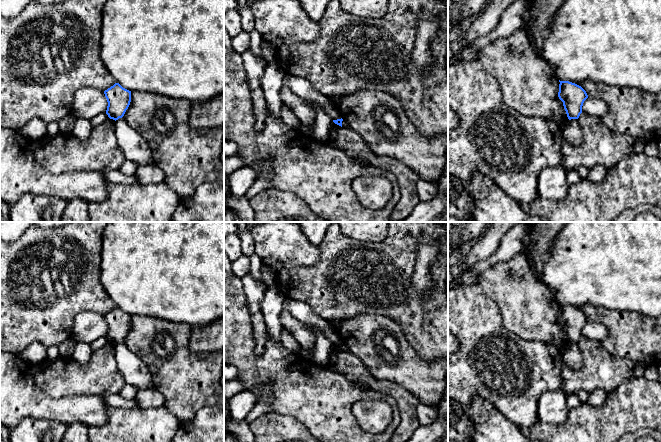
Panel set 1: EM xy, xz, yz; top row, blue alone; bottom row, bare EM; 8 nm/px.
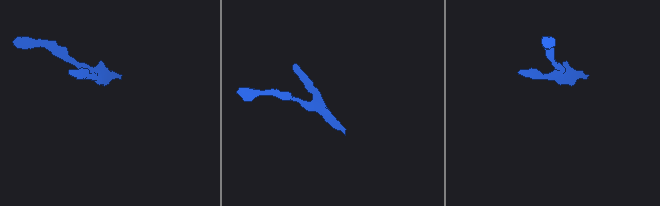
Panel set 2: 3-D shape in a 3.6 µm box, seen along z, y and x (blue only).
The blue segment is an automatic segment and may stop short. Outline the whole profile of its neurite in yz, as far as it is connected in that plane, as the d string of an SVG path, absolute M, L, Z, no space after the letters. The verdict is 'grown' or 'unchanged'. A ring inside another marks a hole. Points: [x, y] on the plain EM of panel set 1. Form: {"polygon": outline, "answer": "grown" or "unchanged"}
{"polygon": "M560 304L559 306L558 321L563 326L568 343L578 343L583 327L588 322L586 315L575 307Z", "answer": "unchanged"}

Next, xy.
{"polygon": "M119 307L104 315L108 326L106 338L110 343L122 342L131 326L131 315L123 312Z", "answer": "unchanged"}

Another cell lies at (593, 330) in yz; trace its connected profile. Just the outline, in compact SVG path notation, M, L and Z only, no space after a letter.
M588 320L583 327L582 336L601 342L607 337L607 328L601 323Z

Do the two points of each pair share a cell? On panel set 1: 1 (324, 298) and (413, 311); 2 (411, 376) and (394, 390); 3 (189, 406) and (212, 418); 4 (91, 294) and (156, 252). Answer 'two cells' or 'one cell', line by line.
1: one cell
2: two cells
3: two cells
4: two cells

